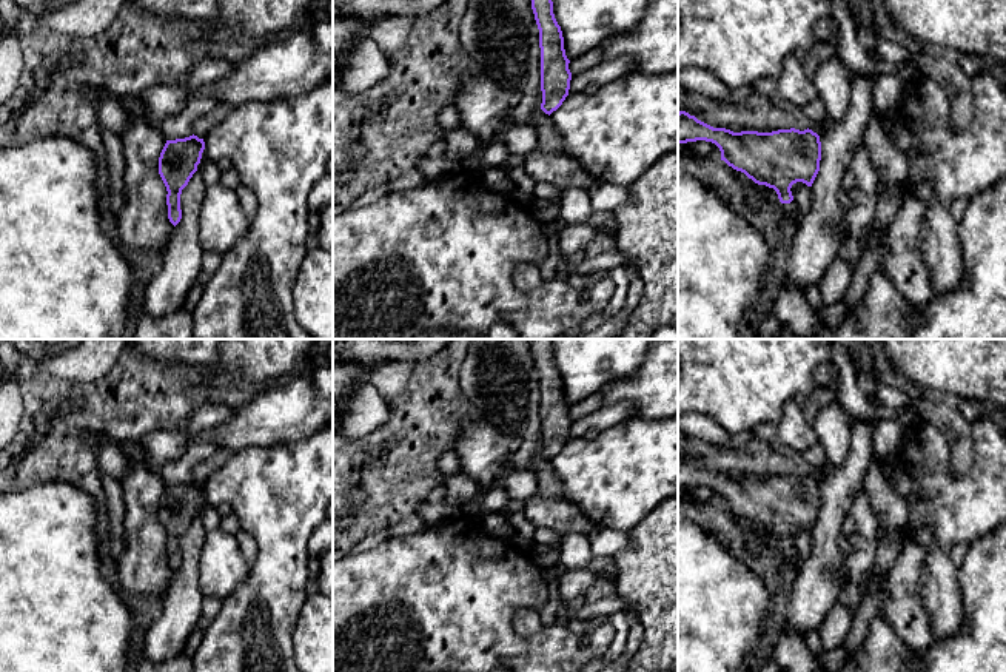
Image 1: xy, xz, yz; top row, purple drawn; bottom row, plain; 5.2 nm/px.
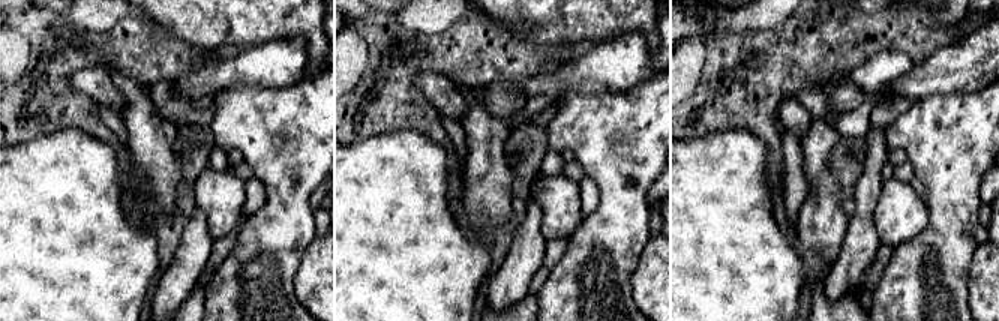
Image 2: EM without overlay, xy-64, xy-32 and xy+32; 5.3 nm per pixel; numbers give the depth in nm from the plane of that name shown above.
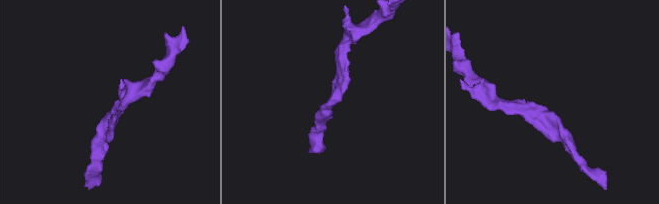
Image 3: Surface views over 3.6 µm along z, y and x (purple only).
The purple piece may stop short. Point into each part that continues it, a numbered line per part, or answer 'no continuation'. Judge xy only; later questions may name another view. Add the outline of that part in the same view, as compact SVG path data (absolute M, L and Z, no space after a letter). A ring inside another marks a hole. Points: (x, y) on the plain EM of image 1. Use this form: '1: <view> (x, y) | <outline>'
no continuation

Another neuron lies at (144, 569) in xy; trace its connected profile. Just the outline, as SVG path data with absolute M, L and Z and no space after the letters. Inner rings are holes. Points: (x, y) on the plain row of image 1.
M129 461L122 478L125 549L117 559L119 589L128 600L137 595L154 598L168 589L173 578L168 536L159 519L165 489L159 472Z

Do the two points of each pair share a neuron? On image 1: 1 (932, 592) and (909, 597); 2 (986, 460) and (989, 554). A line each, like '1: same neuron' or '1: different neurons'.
1: different neurons
2: different neurons

